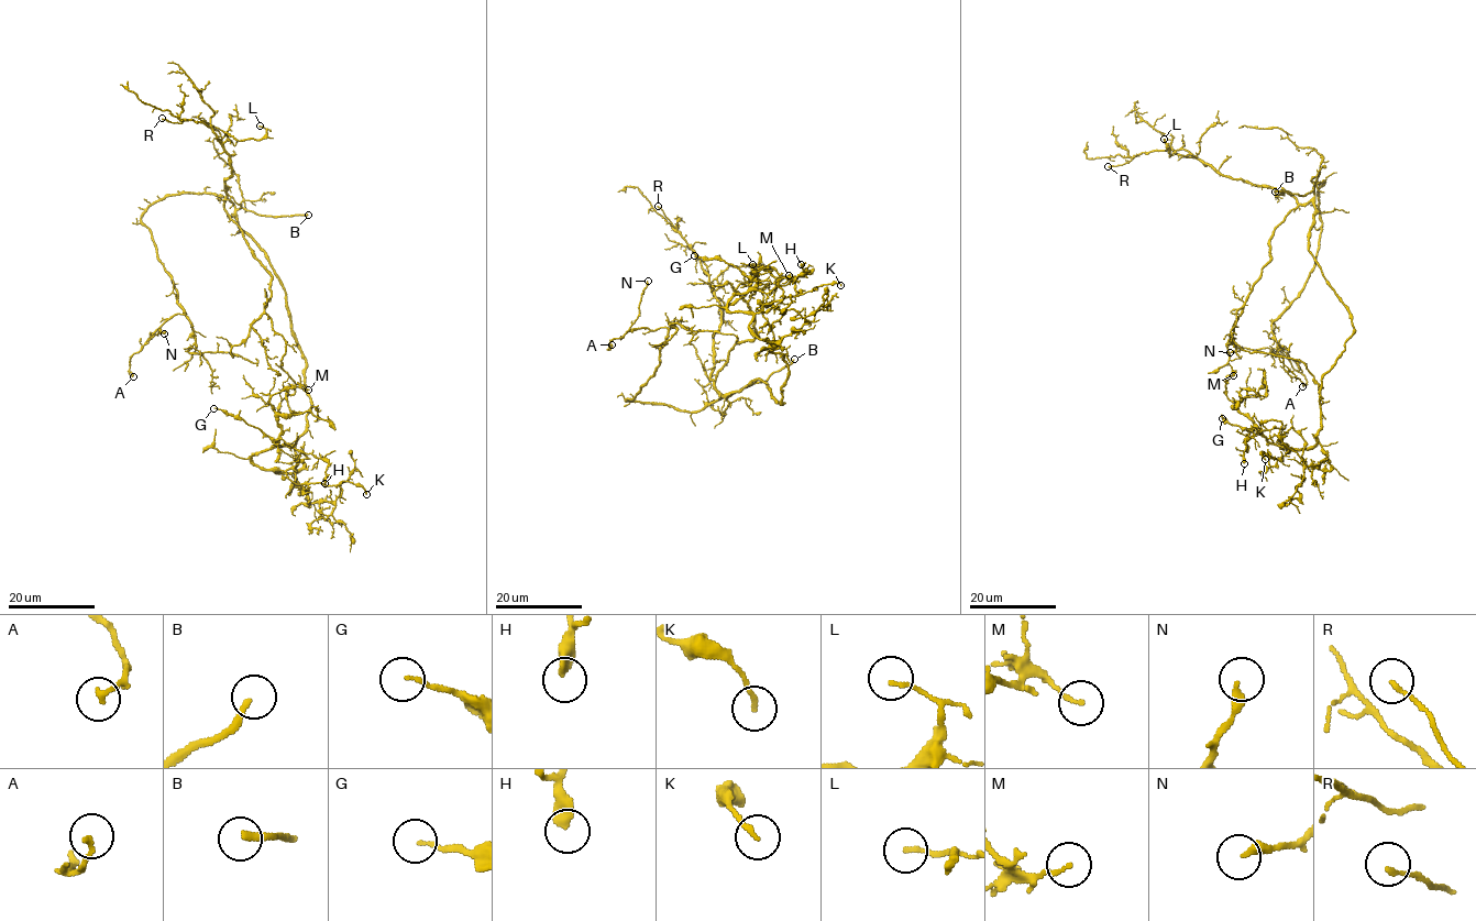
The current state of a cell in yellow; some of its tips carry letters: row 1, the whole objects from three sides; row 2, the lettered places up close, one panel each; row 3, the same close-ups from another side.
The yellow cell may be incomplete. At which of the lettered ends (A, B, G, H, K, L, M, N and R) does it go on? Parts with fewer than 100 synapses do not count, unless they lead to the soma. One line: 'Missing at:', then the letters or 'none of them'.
Missing at: B

